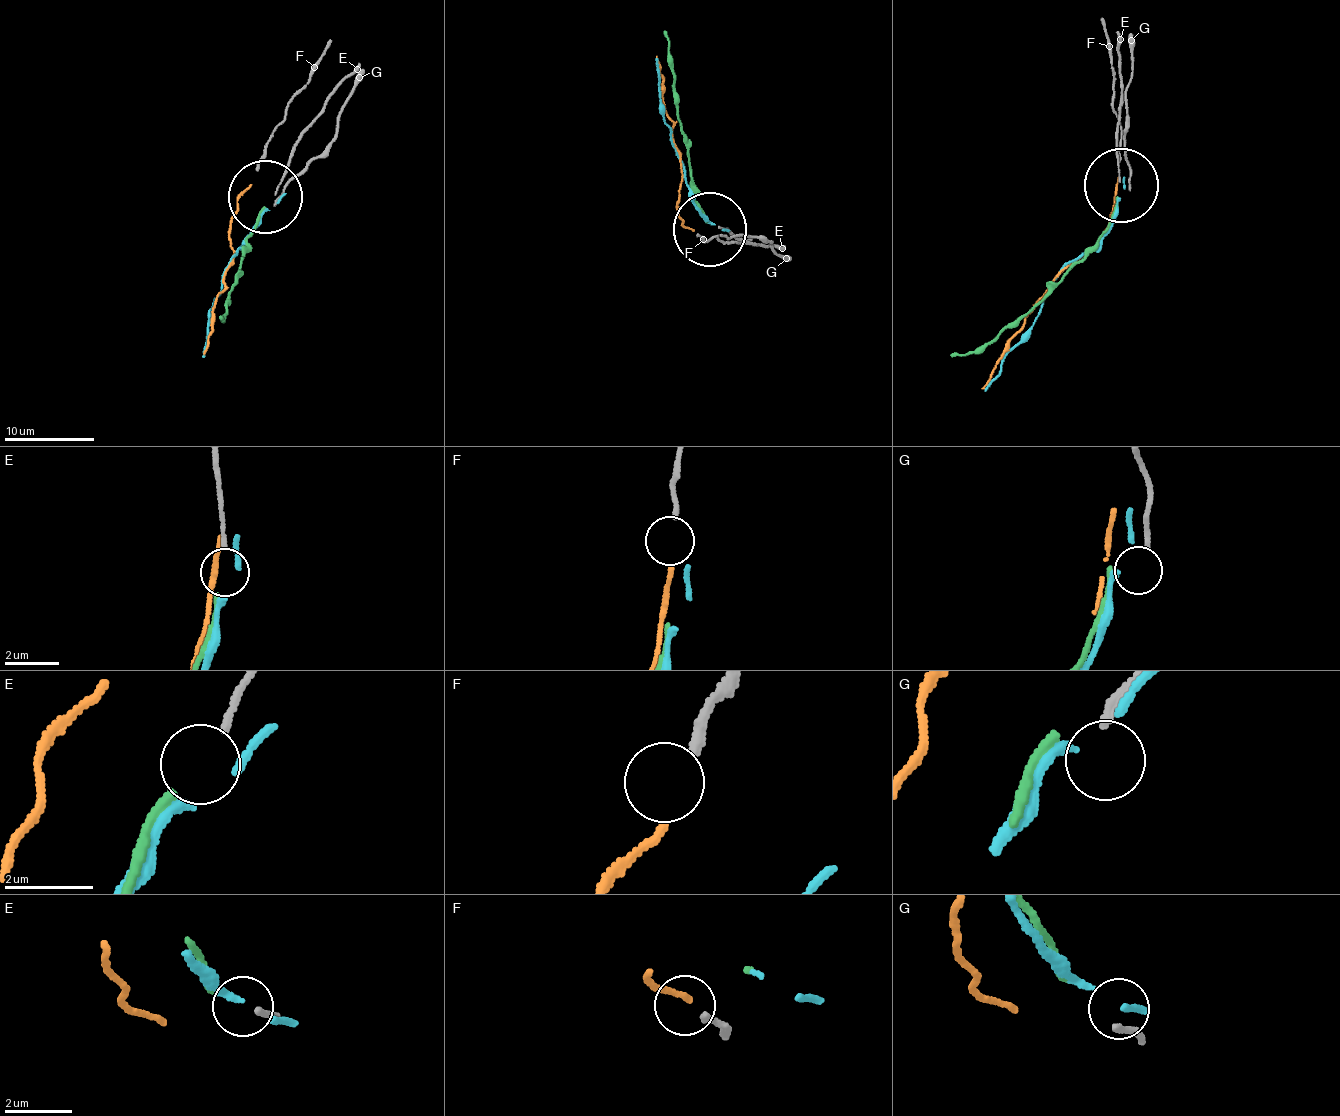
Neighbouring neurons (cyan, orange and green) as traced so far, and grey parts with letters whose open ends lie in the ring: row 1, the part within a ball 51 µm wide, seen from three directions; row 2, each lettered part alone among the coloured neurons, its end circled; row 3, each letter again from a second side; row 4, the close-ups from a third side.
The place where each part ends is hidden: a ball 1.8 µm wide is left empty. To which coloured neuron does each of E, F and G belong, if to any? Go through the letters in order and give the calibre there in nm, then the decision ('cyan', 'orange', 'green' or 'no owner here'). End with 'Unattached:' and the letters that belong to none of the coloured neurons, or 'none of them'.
E: calibre 150 nm; green
F: calibre 200 nm; orange
G: calibre 190 nm; no owner here
Unattached: G

